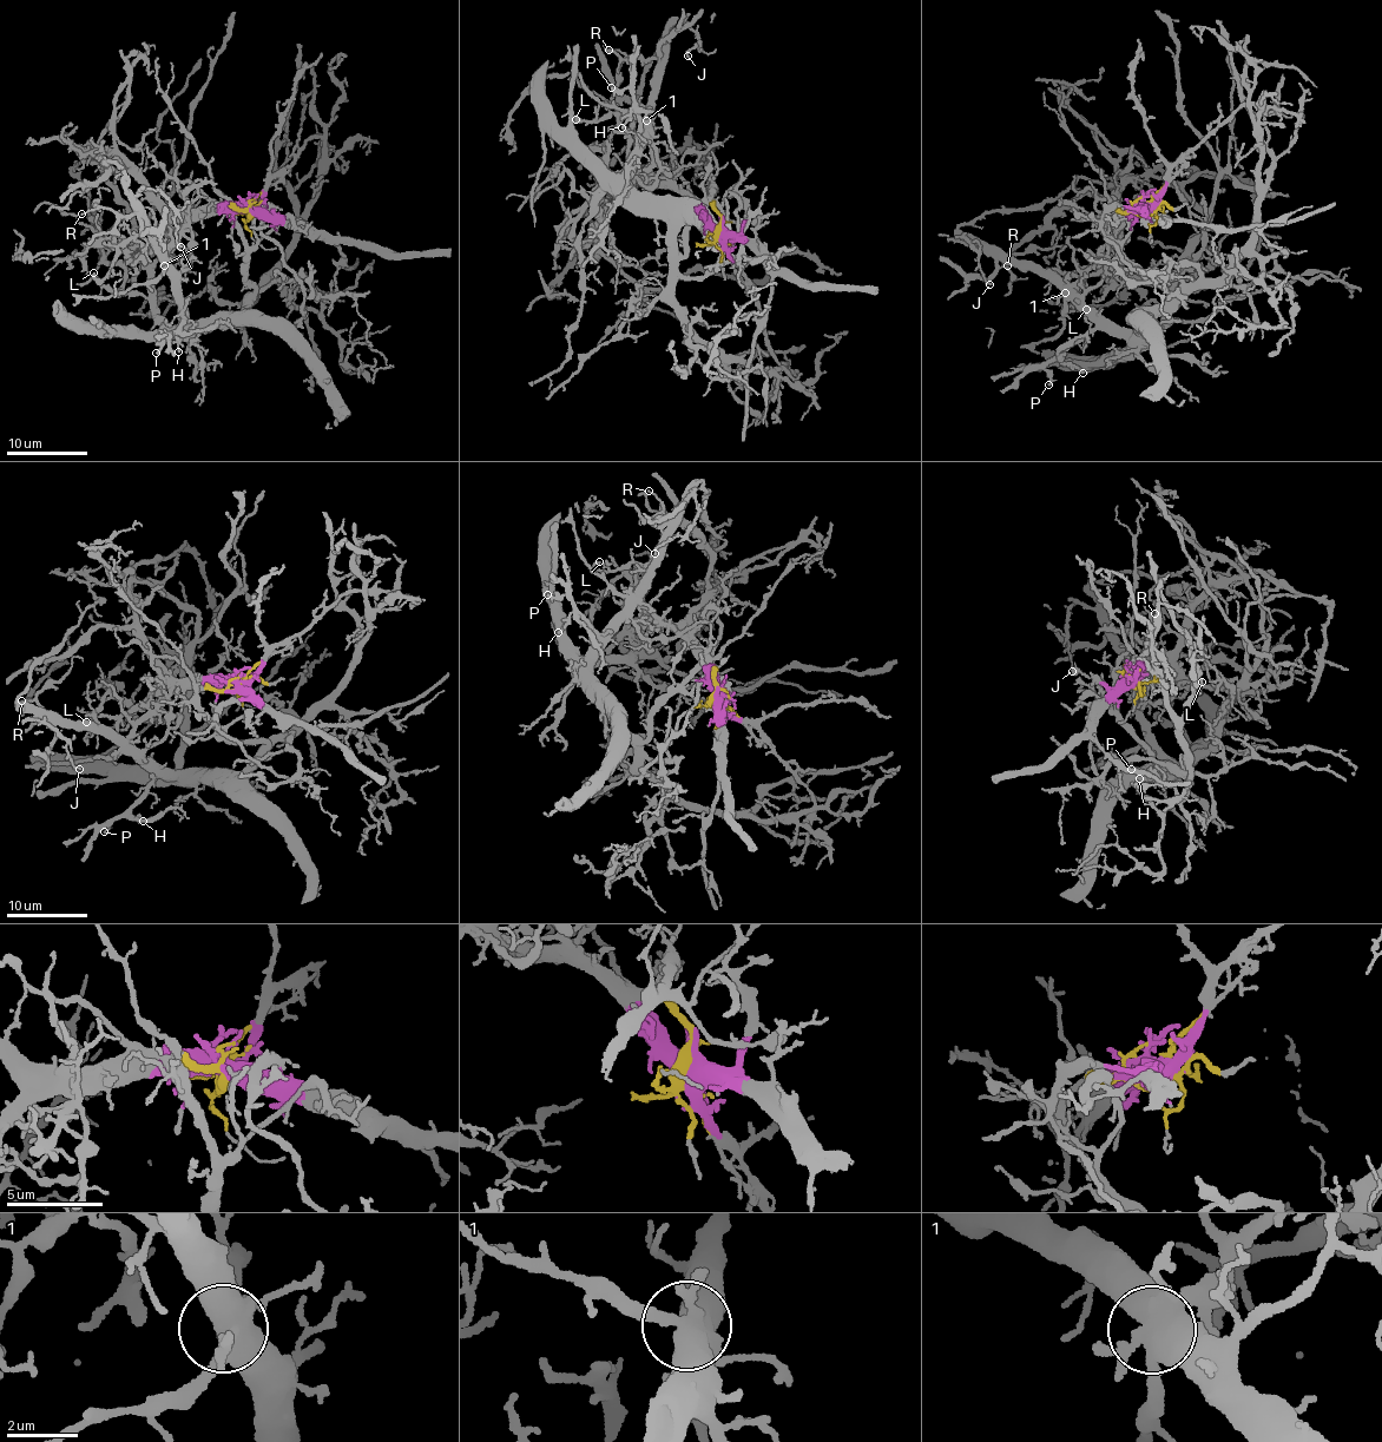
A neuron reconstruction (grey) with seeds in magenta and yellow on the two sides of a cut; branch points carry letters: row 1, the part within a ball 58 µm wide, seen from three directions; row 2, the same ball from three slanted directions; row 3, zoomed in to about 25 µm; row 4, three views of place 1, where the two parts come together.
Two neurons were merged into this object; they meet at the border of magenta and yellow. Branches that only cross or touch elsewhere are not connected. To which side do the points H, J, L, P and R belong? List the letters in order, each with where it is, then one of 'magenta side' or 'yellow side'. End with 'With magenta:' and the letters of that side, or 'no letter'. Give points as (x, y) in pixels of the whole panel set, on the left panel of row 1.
H: (178, 351) | yellow side
J: (181, 247) | yellow side
L: (93, 272) | yellow side
P: (156, 353) | yellow side
R: (81, 214) | yellow side
With magenta: no letter

